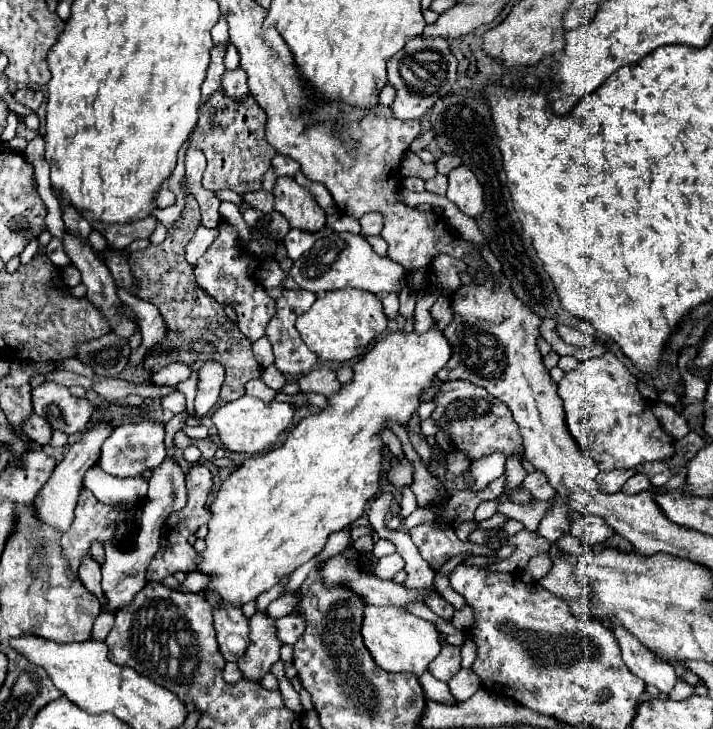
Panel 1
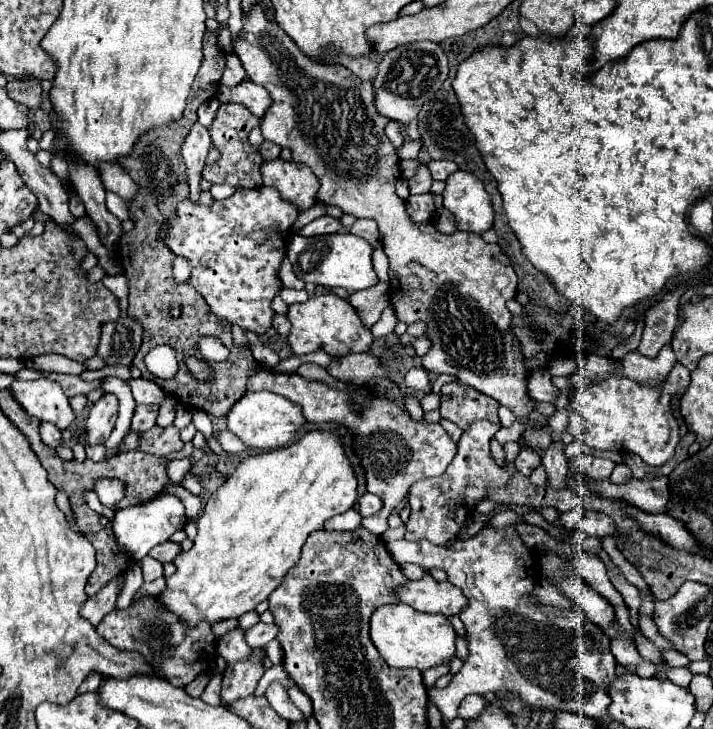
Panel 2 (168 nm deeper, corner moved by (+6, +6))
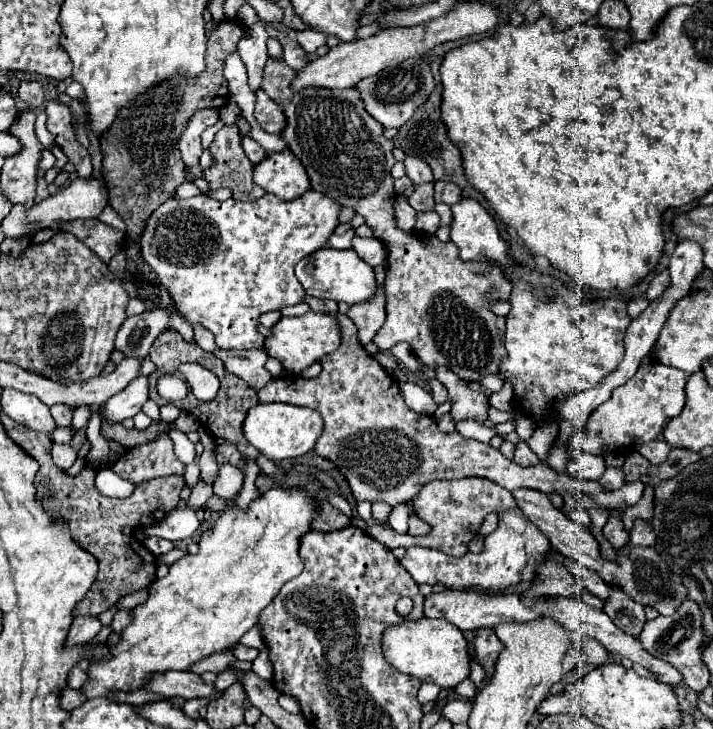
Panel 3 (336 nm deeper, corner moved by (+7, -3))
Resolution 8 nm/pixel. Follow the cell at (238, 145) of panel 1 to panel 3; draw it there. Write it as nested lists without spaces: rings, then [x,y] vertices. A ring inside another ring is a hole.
[[[222,127],[208,149],[216,159],[216,163],[204,171],[210,189],[216,191],[228,187],[238,201],[256,201],[266,193],[252,181],[254,165],[242,151],[242,135],[238,127]]]

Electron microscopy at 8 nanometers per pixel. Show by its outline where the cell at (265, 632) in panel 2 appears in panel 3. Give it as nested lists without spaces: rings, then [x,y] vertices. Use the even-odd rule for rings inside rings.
[[[238,645],[236,651],[234,651],[234,655],[236,655],[238,661],[254,661],[258,657],[258,649],[246,647],[246,645]]]

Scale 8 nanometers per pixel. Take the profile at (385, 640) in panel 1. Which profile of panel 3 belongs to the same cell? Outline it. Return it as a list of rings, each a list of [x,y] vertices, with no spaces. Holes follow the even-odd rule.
[[[422,617],[416,621],[394,623],[386,629],[386,633],[382,633],[380,645],[386,661],[398,671],[418,677],[420,681],[436,683],[438,687],[456,687],[470,675],[468,641],[464,639],[462,631],[450,621]]]

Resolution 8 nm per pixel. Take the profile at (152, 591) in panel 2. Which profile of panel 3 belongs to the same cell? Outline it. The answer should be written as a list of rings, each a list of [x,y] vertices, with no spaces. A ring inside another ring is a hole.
[[[120,609],[120,611],[116,611],[114,619],[112,619],[112,631],[122,633],[122,629],[126,629],[130,621],[132,621],[132,609]]]

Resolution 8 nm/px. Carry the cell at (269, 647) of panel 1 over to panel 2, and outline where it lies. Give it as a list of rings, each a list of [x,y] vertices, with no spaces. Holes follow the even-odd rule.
[[[253,650],[251,662],[237,662],[225,670],[223,680],[221,680],[221,704],[223,706],[229,706],[231,702],[253,694],[259,678],[265,672],[261,664],[263,654],[265,650]]]

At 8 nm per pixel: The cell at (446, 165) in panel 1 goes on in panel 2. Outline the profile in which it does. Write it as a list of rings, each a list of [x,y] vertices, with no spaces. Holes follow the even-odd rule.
[[[431,160],[427,166],[431,170],[433,180],[447,180],[449,174],[453,174],[457,170],[457,164],[449,162],[449,160]]]

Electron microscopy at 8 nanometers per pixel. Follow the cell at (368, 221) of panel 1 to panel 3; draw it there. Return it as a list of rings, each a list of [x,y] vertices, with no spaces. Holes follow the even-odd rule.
[[[354,237],[352,239],[352,249],[372,267],[378,267],[386,261],[386,249],[384,245],[374,239],[374,237]]]

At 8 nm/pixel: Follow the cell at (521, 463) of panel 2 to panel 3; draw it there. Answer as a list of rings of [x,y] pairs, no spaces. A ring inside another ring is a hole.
[[[522,441],[522,443],[518,443],[518,445],[516,445],[514,463],[522,465],[522,467],[532,467],[532,465],[536,465],[536,463],[540,463],[540,461],[538,461],[538,457],[530,451],[530,447]]]

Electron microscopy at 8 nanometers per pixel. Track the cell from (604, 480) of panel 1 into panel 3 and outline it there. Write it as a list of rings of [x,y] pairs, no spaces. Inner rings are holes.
[[[572,451],[570,461],[568,461],[568,473],[576,479],[600,479],[602,471],[606,471],[604,457],[600,455],[590,455],[584,451]]]

